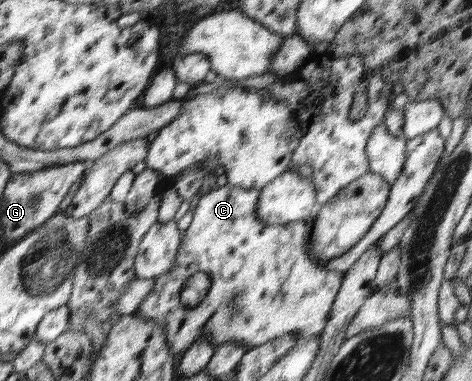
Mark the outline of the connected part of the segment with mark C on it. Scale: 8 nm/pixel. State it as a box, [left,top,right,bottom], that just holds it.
[134,183,344,356]

